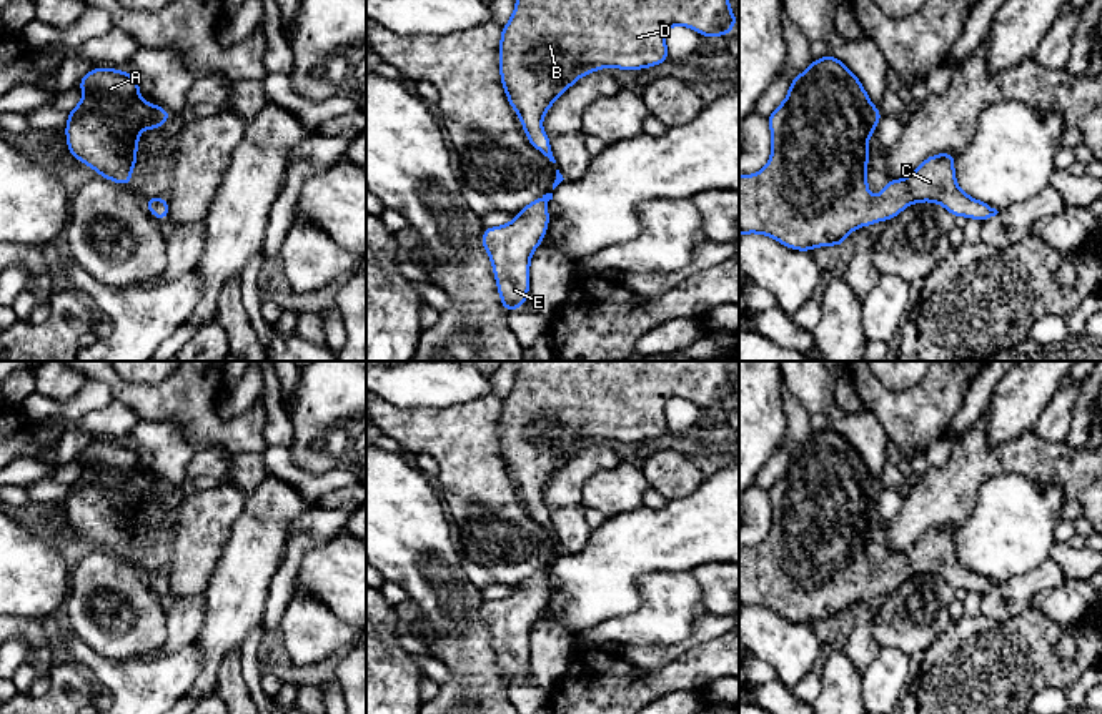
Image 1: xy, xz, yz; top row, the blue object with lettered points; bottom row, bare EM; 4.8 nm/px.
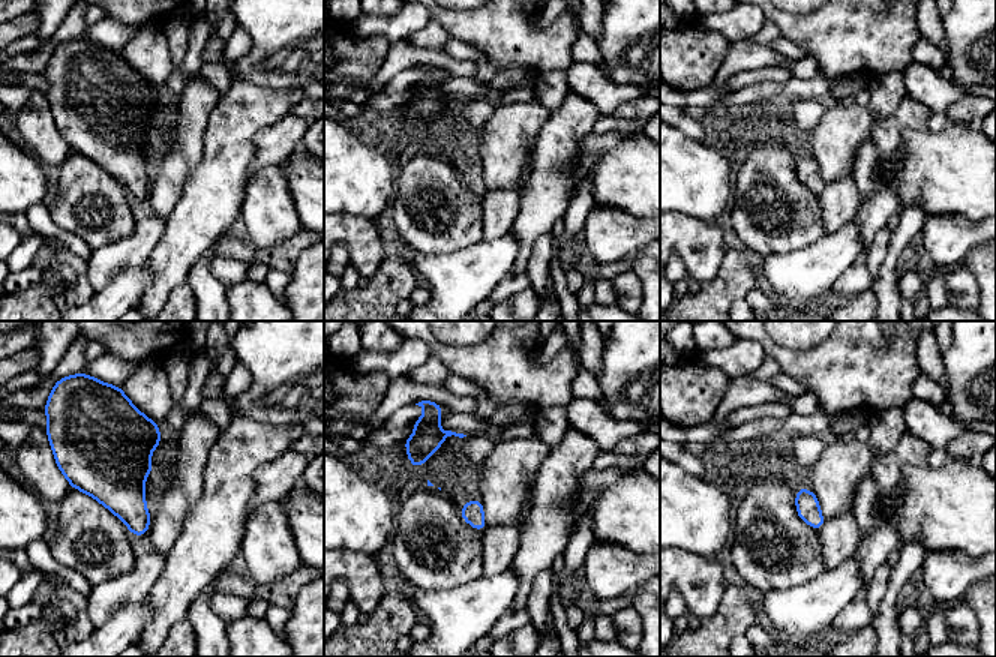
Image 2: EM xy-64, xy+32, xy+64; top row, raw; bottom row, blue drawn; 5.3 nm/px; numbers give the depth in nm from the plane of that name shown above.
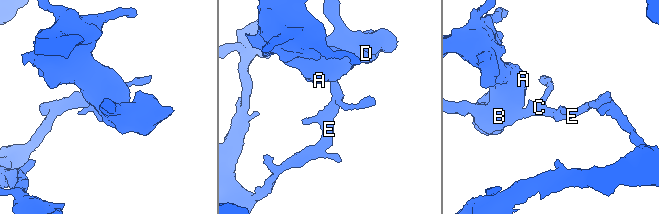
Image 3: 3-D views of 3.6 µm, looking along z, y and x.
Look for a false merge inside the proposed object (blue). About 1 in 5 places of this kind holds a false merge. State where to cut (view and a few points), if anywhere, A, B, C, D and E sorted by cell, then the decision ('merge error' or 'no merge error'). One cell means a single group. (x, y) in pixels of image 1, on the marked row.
no cut; A B C D E; no merge error

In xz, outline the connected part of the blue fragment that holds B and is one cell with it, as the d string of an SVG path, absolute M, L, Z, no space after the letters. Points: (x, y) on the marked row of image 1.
M516 0L514 13L501 32L501 85L526 130L528 141L548 156L549 161L556 163L549 136L543 131L541 121L556 98L576 80L604 67L641 70L666 62L671 57L664 35L671 25L689 27L712 38L732 32L736 20L737 17L731 12L729 0Z

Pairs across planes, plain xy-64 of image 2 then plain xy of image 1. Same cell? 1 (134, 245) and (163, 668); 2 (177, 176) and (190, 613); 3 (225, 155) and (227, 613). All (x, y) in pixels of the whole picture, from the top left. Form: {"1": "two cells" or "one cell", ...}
{"1": "two cells", "2": "two cells", "3": "one cell"}

